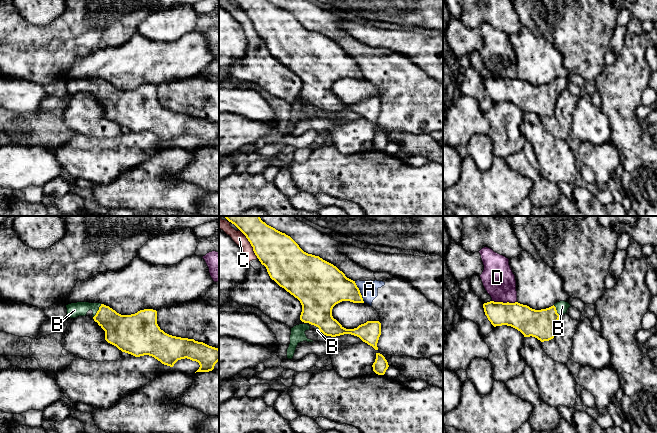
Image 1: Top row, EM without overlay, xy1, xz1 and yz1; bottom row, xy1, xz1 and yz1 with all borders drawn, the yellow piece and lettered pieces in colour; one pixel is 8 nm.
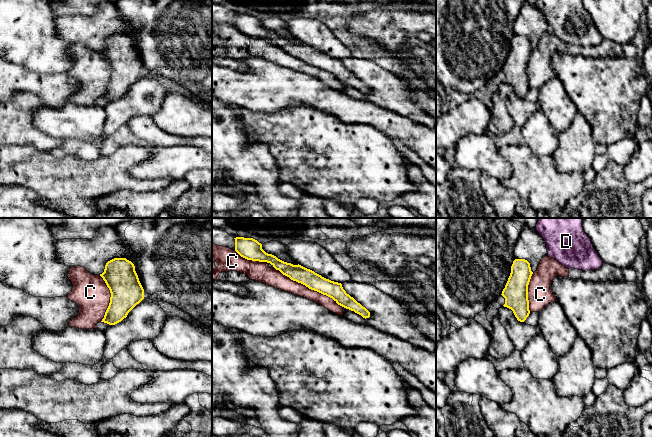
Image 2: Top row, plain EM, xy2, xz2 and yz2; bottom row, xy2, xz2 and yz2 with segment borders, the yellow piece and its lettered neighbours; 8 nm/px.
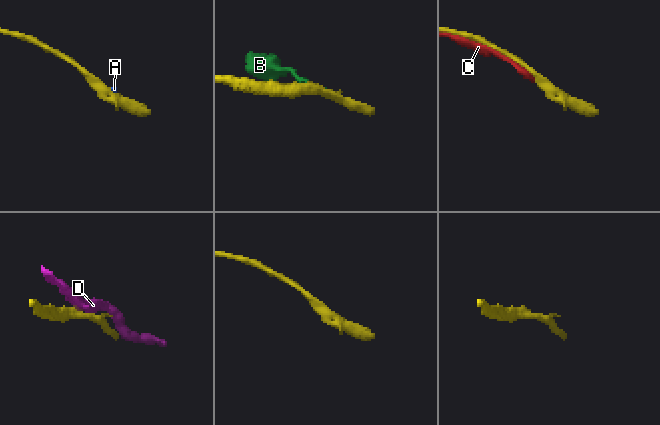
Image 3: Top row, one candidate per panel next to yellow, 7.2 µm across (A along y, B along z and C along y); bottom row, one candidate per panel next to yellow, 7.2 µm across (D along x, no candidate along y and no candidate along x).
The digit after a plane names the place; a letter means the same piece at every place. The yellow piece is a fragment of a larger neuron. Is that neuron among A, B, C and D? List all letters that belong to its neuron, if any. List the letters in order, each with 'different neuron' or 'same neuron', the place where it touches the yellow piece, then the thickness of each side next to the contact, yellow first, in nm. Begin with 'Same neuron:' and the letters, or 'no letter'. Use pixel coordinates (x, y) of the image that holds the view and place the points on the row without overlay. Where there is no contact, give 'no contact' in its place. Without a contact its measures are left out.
Same neuron: B
A: different neuron; meets yellow in xz1 at (359, 68); 300 nm thick on the yellow side, 140 nm on the other
B: same neuron; meets yellow in xy1 at (97, 87); 260 nm thick on the yellow side, 120 nm on the other
C: different neuron; meets yellow in xz2 at (309, 64); 140 nm thick on the yellow side, 120 nm on the other
D: different neuron; meets yellow in yz1 at (504, 79); 220 nm thick on the yellow side, 260 nm on the other

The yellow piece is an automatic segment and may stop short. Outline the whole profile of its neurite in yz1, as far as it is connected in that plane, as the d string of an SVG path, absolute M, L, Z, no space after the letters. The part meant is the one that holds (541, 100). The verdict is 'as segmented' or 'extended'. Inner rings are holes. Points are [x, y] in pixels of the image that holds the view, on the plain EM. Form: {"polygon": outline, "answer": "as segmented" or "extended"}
{"polygon": "M490 77L483 80L485 91L491 100L507 101L520 107L524 113L535 113L541 118L554 114L559 94L567 89L571 81L560 77L553 82L535 86L527 81Z", "answer": "extended"}

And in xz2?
{"polygon": "M236 13L234 15L235 27L241 33L247 36L270 39L276 46L279 46L291 56L332 74L338 81L354 87L365 95L370 93L370 88L347 70L341 59L326 55L299 40L293 41L266 29L262 25L262 20L253 14Z", "answer": "as segmented"}

